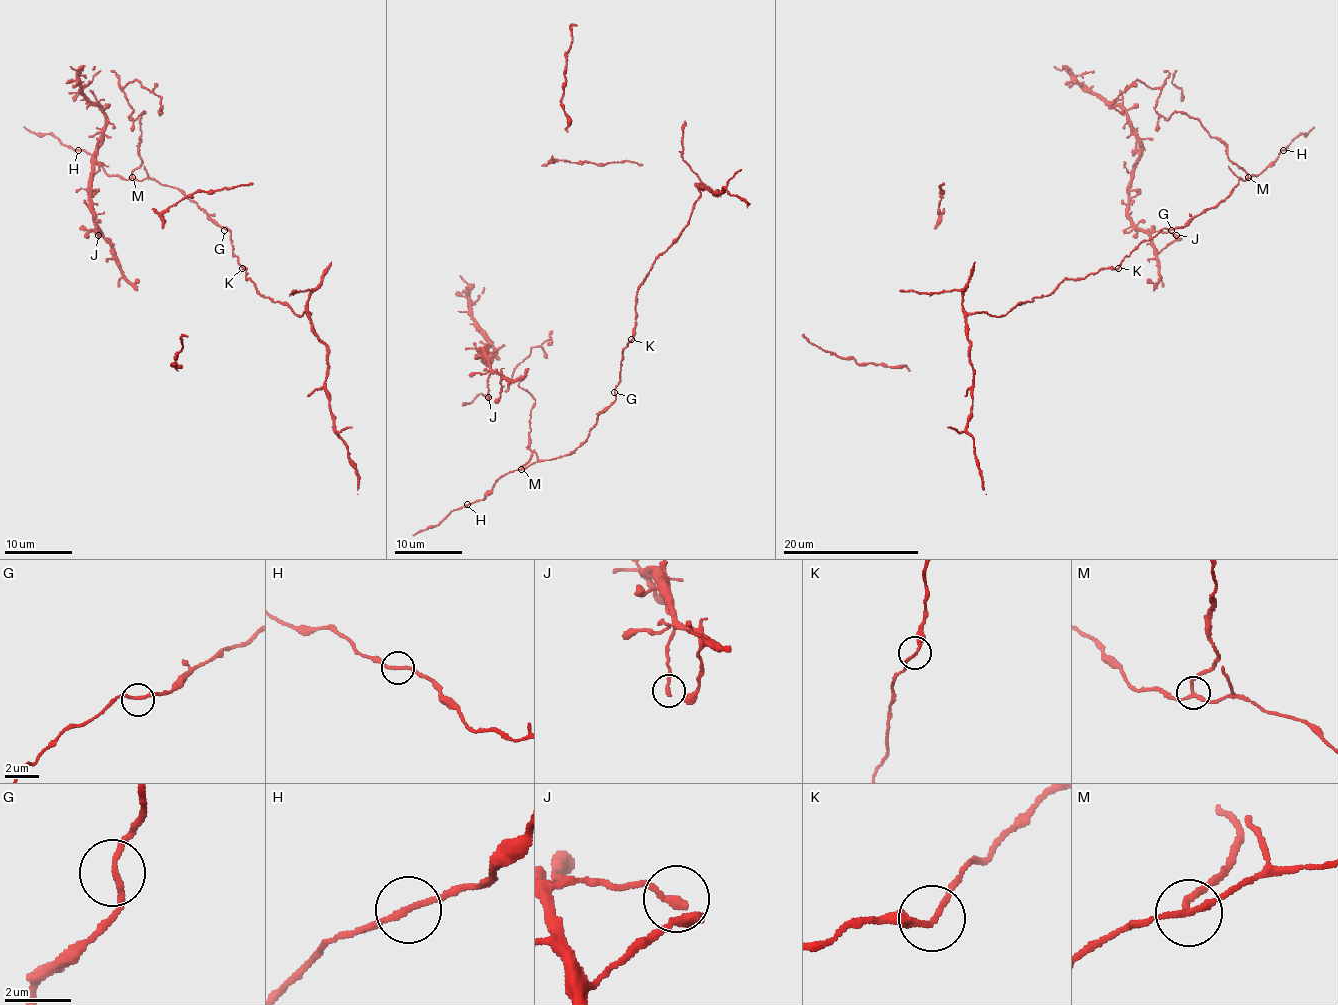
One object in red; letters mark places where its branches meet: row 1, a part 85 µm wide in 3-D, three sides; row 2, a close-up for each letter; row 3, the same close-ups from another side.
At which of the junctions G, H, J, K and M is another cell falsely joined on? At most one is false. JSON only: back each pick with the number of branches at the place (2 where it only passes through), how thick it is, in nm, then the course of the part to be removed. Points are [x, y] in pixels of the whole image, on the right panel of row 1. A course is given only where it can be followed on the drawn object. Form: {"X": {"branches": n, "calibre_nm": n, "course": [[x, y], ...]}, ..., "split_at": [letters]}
{"M": {"branches": 3, "calibre_nm": 180, "course": [[1247, 177], [1196, 119], [1162, 117], [1159, 89], [1128, 85], [1111, 106], [1123, 116]]}, "split_at": ["M"]}

